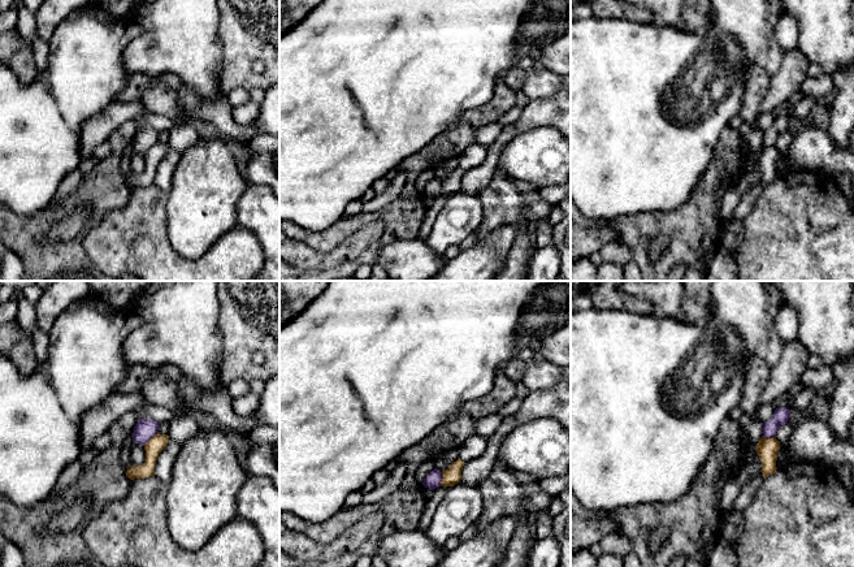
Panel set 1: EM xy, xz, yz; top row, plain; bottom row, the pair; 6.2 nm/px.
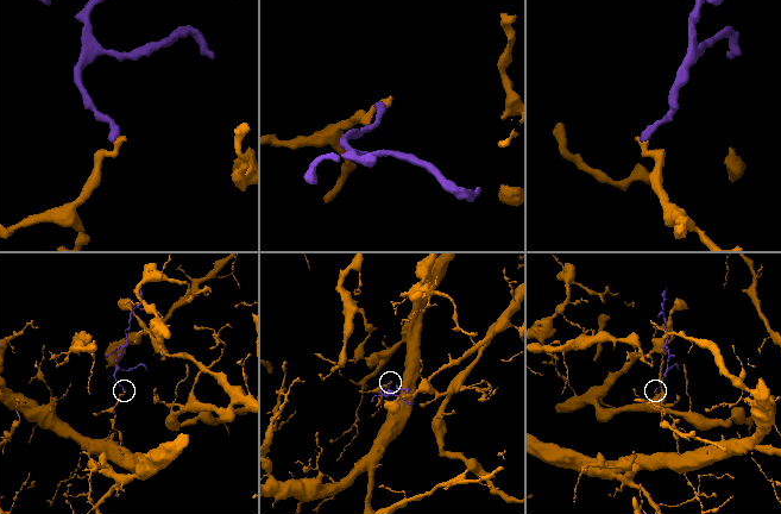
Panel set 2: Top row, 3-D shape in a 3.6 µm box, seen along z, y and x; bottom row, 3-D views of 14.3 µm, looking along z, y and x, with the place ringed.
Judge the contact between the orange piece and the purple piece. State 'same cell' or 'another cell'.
another cell

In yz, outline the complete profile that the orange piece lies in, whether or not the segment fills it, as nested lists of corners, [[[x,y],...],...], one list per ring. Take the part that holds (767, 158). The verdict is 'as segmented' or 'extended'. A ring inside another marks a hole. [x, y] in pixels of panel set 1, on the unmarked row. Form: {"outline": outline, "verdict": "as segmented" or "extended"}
{"outline": [[[762,146],[760,150],[757,152],[757,163],[762,170],[762,178],[764,187],[773,183],[776,181],[776,169],[777,161],[780,159],[780,151],[776,146],[767,147]]], "verdict": "as segmented"}

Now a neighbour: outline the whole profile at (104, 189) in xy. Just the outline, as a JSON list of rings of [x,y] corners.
[[[134,120],[117,127],[108,139],[110,153],[91,172],[83,173],[78,189],[61,204],[51,203],[32,216],[19,216],[0,205],[0,243],[21,259],[25,269],[22,281],[143,281],[130,273],[118,277],[101,273],[83,248],[88,226],[69,241],[47,239],[51,226],[78,208],[91,207],[88,220],[92,224],[127,204],[131,189],[120,165],[136,130]]]

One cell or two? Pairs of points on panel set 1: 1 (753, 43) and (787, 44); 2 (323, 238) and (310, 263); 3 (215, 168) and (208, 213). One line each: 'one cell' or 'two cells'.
1: two cells
2: two cells
3: one cell

